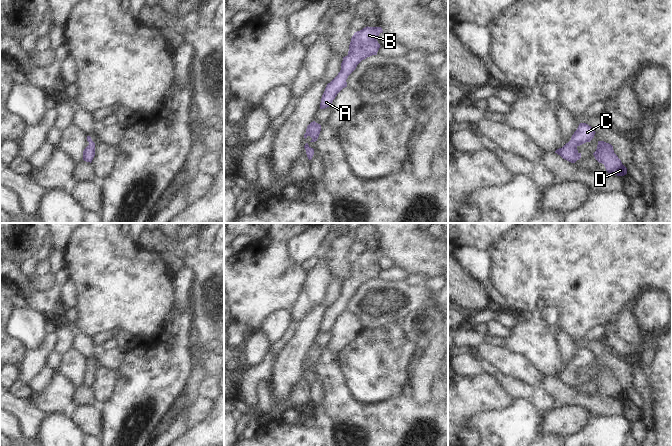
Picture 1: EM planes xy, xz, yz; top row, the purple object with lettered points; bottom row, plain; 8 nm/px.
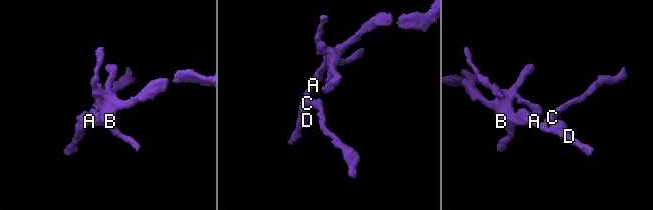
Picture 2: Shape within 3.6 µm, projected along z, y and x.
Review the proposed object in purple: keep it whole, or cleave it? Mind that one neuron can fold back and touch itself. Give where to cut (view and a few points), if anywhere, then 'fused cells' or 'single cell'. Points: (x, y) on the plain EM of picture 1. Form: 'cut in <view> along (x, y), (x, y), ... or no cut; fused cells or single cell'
no cut; single cell

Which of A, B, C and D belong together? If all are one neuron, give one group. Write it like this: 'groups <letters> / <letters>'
groups A B C D

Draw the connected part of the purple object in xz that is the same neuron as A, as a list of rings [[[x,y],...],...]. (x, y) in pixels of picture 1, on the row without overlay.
[[[365,251],[354,257],[349,269],[348,279],[343,281],[341,294],[338,299],[327,308],[321,322],[320,333],[329,331],[337,318],[347,311],[348,300],[356,293],[357,289],[367,281],[377,279],[381,271],[377,262],[383,254],[381,251]]]

